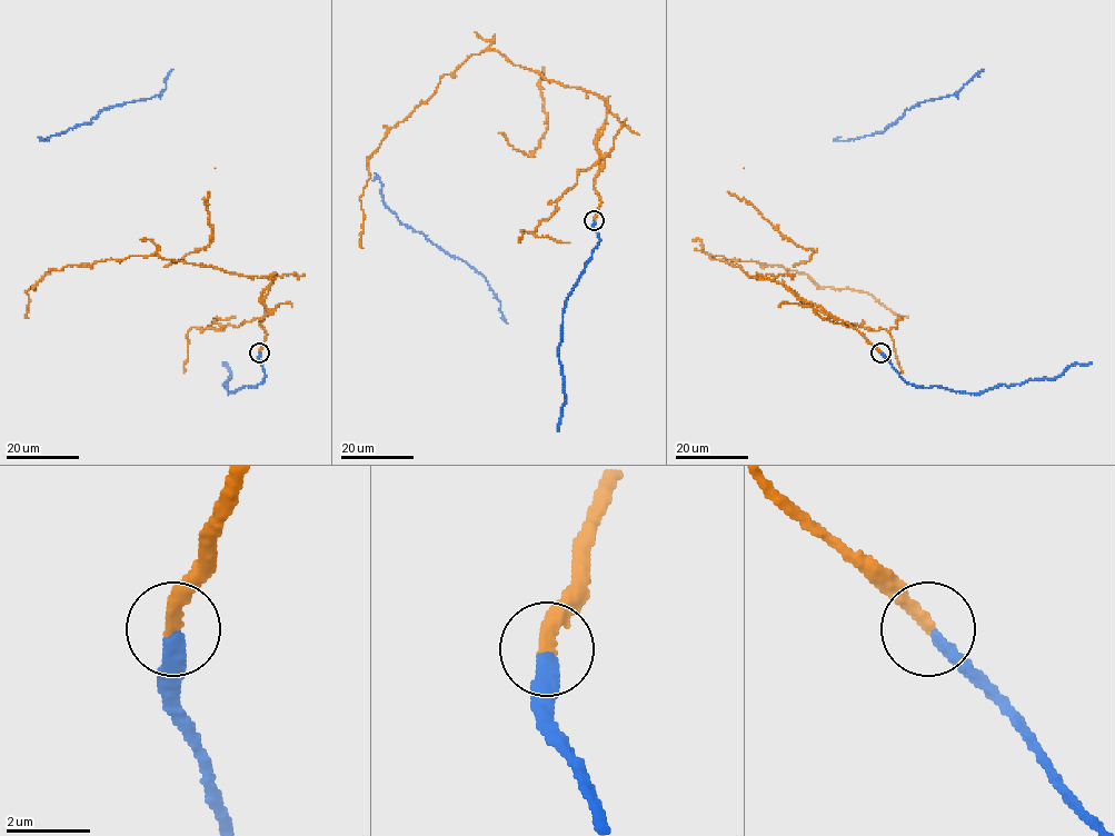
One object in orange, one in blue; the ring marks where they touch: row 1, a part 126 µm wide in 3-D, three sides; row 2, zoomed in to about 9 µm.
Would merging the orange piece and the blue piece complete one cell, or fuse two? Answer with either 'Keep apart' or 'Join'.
Keep apart

